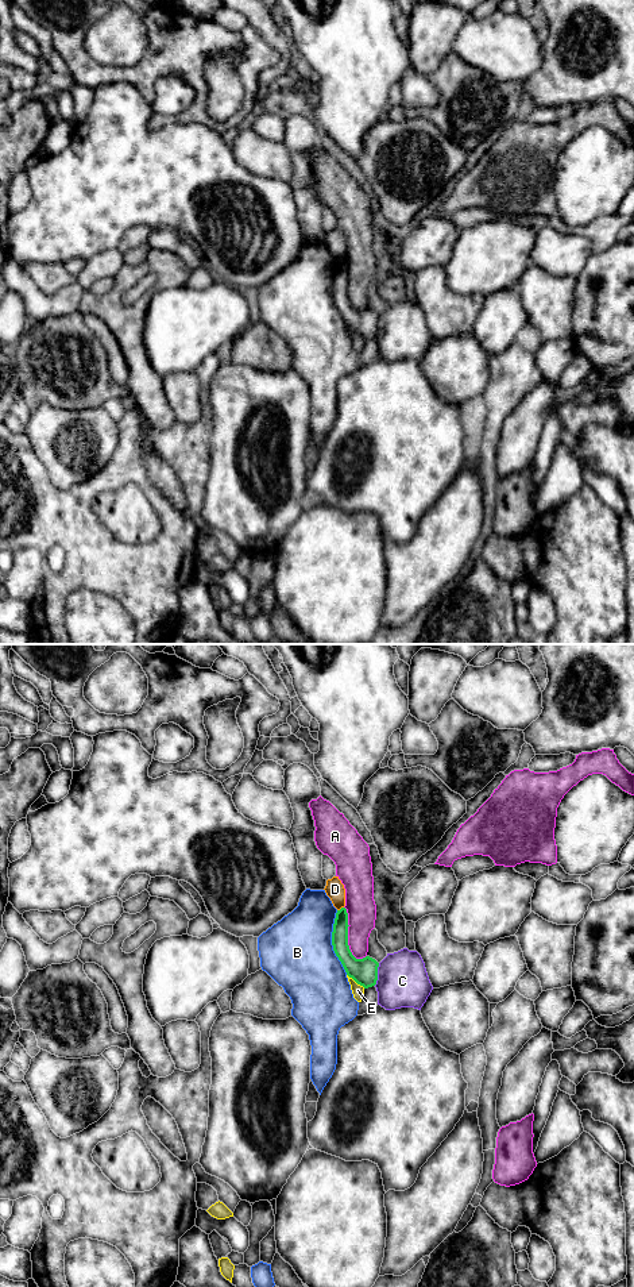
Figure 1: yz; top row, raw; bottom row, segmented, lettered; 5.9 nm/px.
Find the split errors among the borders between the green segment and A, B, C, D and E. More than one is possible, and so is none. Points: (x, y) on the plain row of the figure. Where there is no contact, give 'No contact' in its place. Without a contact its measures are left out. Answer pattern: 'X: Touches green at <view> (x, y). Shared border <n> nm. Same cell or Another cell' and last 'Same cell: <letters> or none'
A: Touches green at yz (347, 286). Shared border 340 nm. Another cell
B: Touches green at yz (332, 295). Shared border 380 nm. Another cell
C: Touches green at yz (377, 326). Shared border 140 nm. Another cell
D: Touches green at yz (341, 259). Shared border 50 nm. Another cell
E: Touches green at yz (356, 334). Shared border 140 nm. Another cell
Same cell: none

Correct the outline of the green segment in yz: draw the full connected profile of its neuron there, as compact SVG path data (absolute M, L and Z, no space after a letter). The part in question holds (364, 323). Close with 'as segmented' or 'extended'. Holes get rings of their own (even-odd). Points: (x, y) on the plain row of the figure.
M341 259L336 265L333 284L332 284L332 297L336 308L341 313L347 327L352 330L357 336L364 340L372 339L378 332L378 319L379 315L366 308L363 311L356 311L348 297L348 265L345 259Z | as segmented

